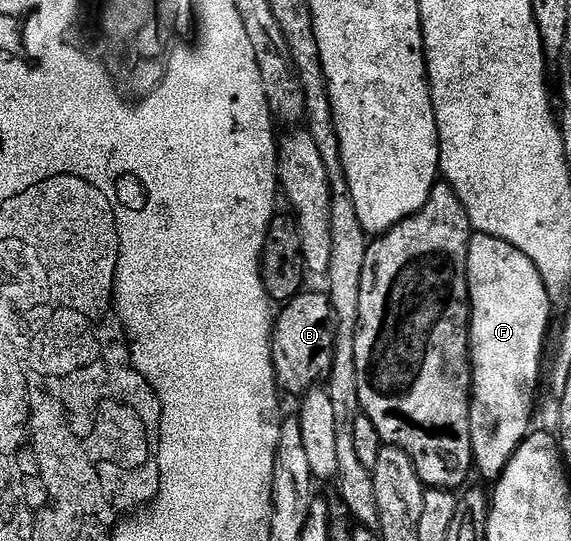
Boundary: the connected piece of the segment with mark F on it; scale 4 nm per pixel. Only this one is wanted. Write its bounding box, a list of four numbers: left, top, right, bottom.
[468,234,553,481]

